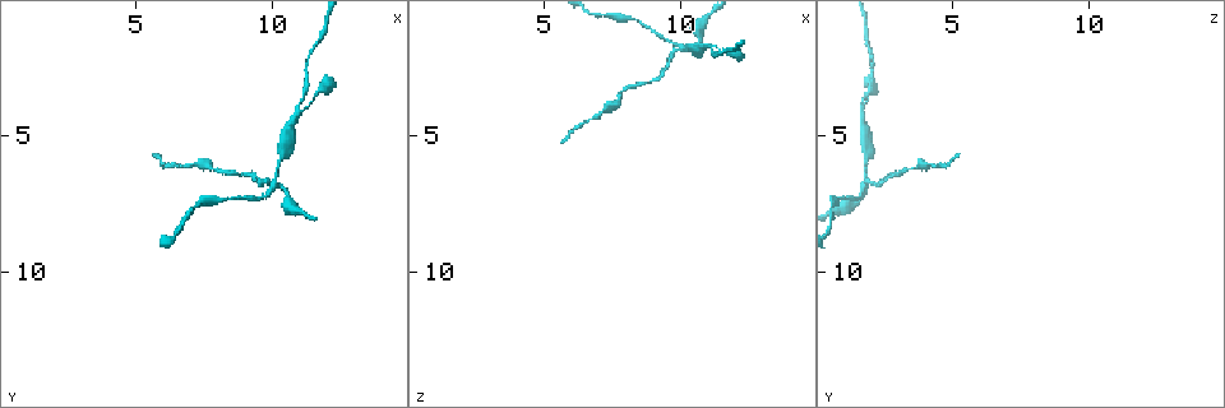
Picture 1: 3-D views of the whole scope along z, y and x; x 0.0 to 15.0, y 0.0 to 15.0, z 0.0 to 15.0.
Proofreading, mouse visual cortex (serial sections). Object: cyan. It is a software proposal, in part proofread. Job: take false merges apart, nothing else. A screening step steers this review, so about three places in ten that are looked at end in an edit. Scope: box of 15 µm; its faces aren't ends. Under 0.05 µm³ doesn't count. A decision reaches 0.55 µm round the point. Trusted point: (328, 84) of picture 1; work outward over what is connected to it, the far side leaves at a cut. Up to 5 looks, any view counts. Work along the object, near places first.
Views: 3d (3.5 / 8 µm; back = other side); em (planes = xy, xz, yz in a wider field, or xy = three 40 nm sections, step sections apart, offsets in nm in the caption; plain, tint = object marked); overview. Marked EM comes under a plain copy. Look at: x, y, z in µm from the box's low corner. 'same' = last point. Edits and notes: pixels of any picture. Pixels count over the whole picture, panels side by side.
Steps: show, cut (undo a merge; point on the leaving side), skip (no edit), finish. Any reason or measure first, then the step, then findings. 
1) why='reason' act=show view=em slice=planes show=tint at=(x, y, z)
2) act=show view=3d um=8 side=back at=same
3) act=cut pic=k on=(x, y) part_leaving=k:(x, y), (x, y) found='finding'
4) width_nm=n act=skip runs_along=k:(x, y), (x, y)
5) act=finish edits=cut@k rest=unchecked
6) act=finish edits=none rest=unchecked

why='abrupt turn' act=show view=3d um=8 at=(11.1, 4.0, 1.7)

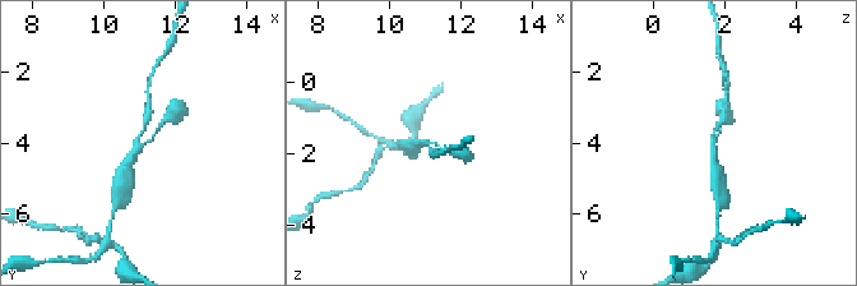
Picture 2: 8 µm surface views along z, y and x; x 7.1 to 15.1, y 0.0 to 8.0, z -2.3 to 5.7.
act=show view=3d um=3.5 at=(11.1, 4.2, 1.7)

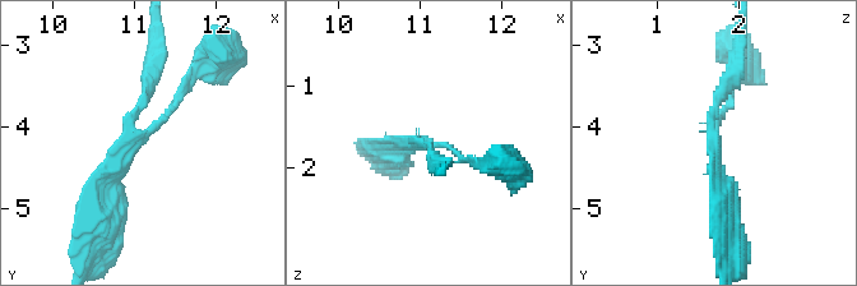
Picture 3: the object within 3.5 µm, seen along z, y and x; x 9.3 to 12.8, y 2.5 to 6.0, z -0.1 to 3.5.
arms=3 arm_widths_nm=150,150,200 why='now the EM' act=show view=em slice=xy step=5 show=tint at=(11.10, 4.10, 1.70)

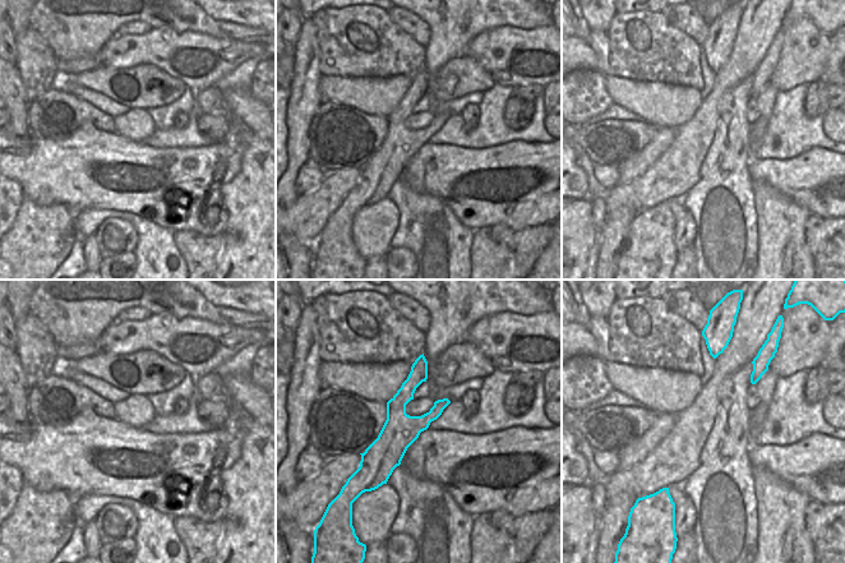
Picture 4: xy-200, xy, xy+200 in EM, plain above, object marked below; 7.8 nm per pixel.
act=skip runs_along=4:(421, 359), (397, 430), (365, 462) found='one cell here'

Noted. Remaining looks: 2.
why='thin neck' act=show view=3d um=8 at=(10.1, 6.8, 1.8)

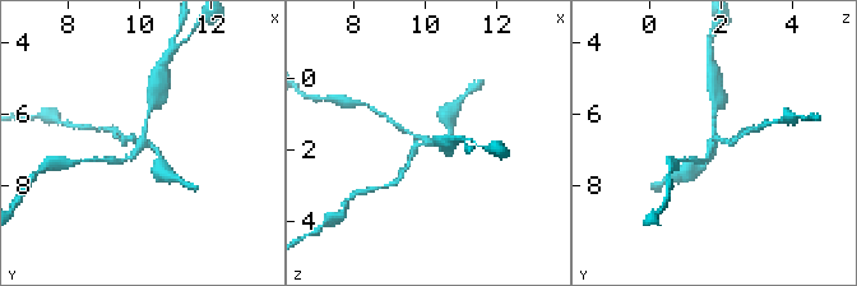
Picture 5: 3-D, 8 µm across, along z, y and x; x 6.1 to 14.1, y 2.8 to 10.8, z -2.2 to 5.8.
why='closer look' act=show view=3d um=3.5 at=(10.1, 6.7, 1.8)

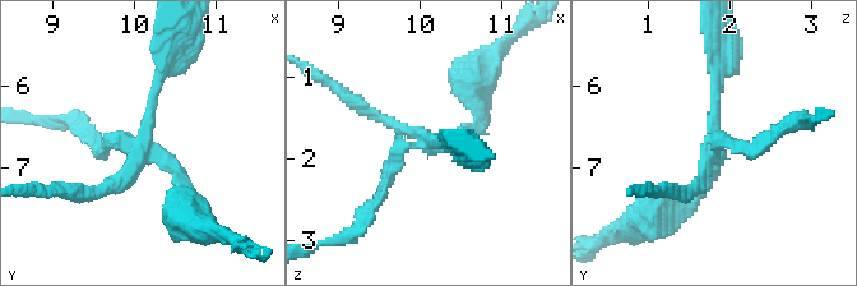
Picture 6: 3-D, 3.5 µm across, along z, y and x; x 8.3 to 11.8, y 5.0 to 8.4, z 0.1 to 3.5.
arm_widths_nm=150,150,150,150 act=cut pic=6 on=(385, 173) found='a second cell is stuck on'

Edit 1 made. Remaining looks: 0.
act=finish edits=cut@6 rest=unchecked

